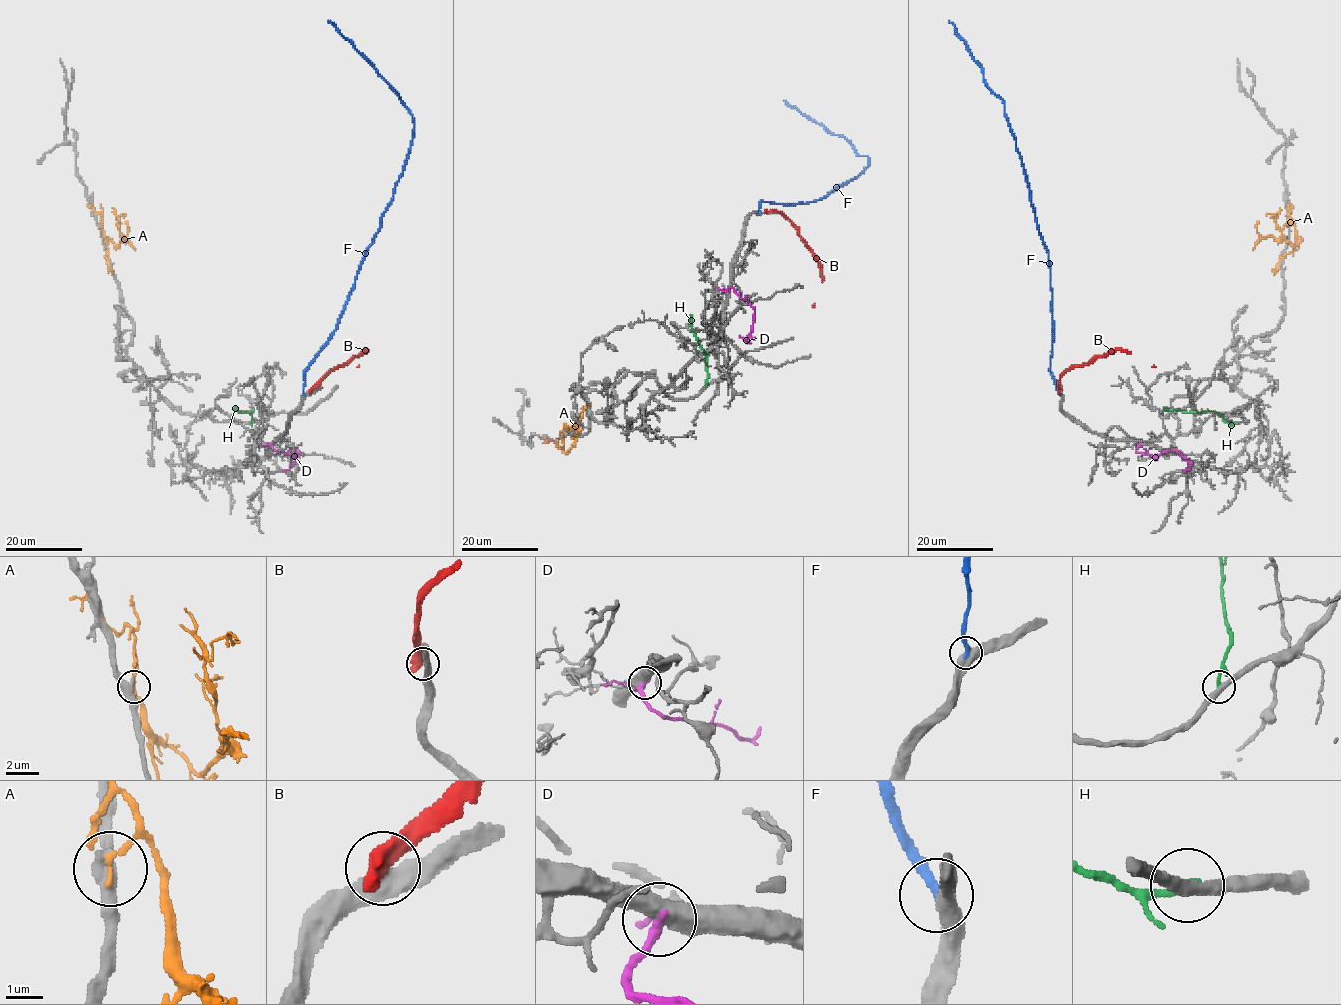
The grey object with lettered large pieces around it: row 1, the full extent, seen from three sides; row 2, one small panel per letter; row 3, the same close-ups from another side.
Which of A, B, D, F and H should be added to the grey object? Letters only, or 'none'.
F

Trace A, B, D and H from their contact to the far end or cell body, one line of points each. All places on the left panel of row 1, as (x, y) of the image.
A: (101, 225), (103, 233), (115, 245), (126, 237), (135, 250)
B: (310, 391), (329, 372), (365, 350), (367, 352), (357, 367)
D: (273, 444), (278, 452), (295, 457), (300, 455), (298, 450), (291, 467), (284, 472)
H: (249, 422), (252, 420), (250, 410), (240, 412), (236, 408)

